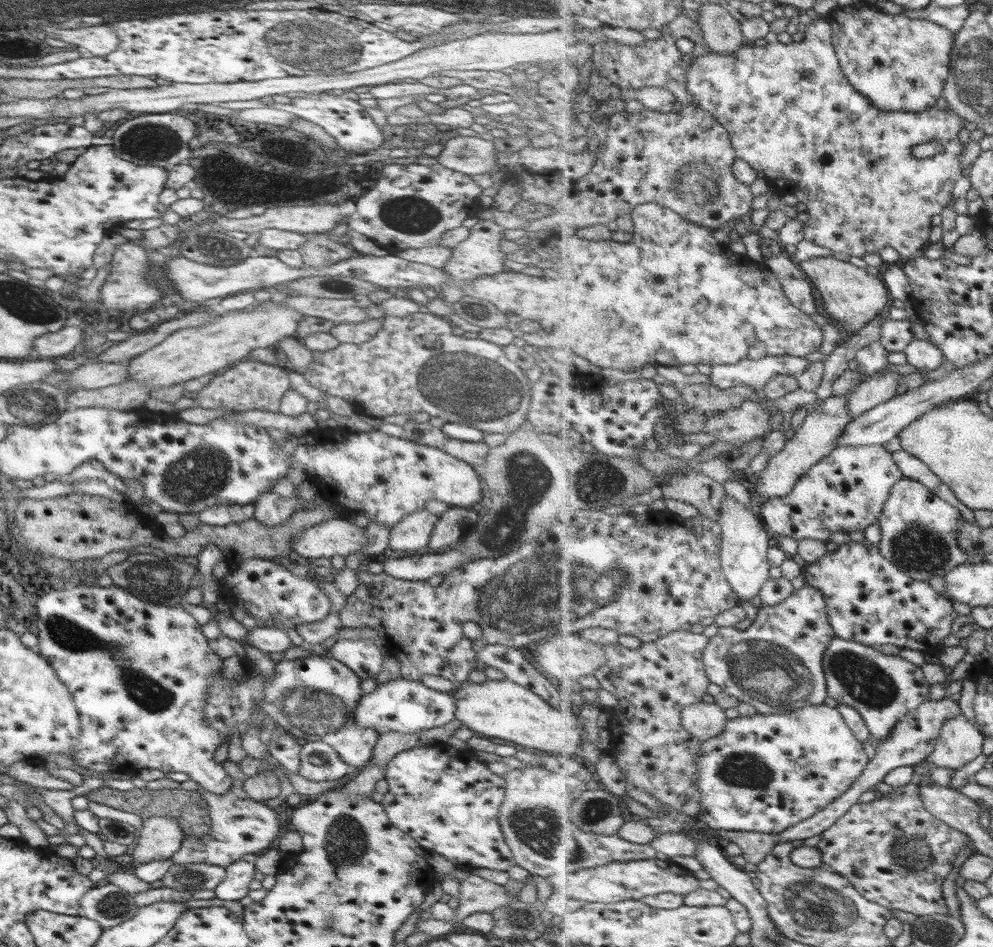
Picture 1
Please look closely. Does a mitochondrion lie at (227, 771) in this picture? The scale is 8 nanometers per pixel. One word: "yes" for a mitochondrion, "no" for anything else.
no

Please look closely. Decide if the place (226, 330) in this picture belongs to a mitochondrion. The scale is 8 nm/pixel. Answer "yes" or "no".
no

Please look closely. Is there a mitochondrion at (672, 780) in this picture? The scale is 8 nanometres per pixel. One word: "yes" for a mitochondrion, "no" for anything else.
yes

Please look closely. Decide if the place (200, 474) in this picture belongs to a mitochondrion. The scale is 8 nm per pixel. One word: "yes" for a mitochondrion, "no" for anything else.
yes

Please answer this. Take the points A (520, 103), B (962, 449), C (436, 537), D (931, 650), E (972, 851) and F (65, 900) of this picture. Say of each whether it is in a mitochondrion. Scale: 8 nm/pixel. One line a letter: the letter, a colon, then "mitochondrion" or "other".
A: mitochondrion
B: other
C: other
D: other
E: other
F: other

